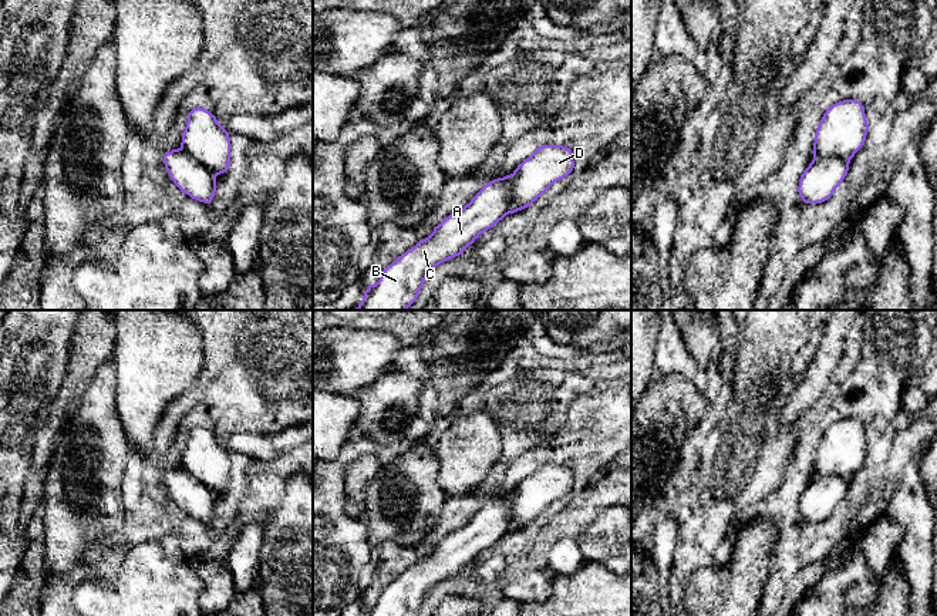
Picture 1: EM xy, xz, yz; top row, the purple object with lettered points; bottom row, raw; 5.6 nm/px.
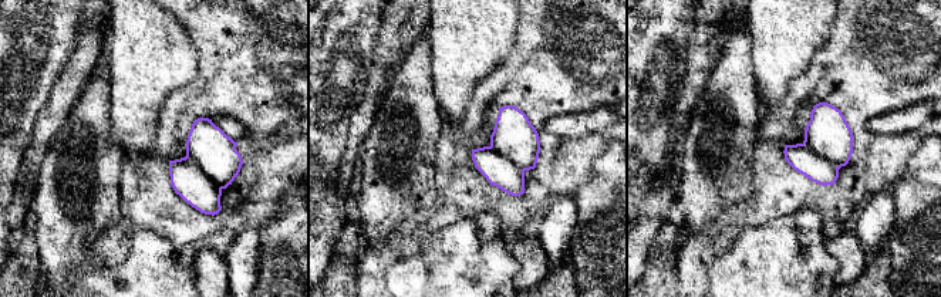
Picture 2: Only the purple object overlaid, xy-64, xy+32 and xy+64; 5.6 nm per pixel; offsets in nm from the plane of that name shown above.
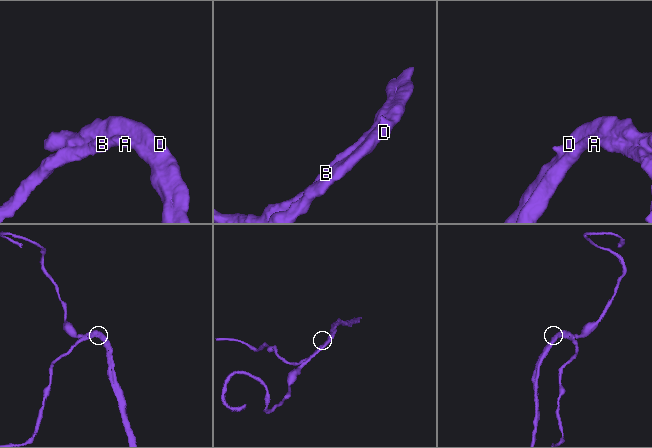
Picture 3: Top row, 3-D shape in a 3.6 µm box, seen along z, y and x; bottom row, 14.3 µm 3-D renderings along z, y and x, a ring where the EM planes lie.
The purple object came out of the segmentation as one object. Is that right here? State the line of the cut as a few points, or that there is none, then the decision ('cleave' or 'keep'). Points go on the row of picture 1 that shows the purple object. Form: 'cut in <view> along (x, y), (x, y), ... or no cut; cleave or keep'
no cut; keep

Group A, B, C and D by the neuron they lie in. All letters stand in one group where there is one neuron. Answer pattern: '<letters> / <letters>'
A B C D

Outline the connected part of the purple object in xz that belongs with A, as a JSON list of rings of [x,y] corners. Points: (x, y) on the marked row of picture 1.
[[[542,145],[518,168],[503,178],[486,184],[458,212],[445,218],[434,232],[388,265],[380,280],[370,285],[355,310],[407,310],[418,297],[428,273],[438,265],[462,255],[481,233],[493,228],[506,215],[530,206],[555,182],[567,176],[574,168],[573,152],[563,145]]]

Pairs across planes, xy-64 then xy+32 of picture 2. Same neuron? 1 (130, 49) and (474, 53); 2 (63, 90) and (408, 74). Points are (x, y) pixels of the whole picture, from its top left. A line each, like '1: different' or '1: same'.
1: same
2: different

